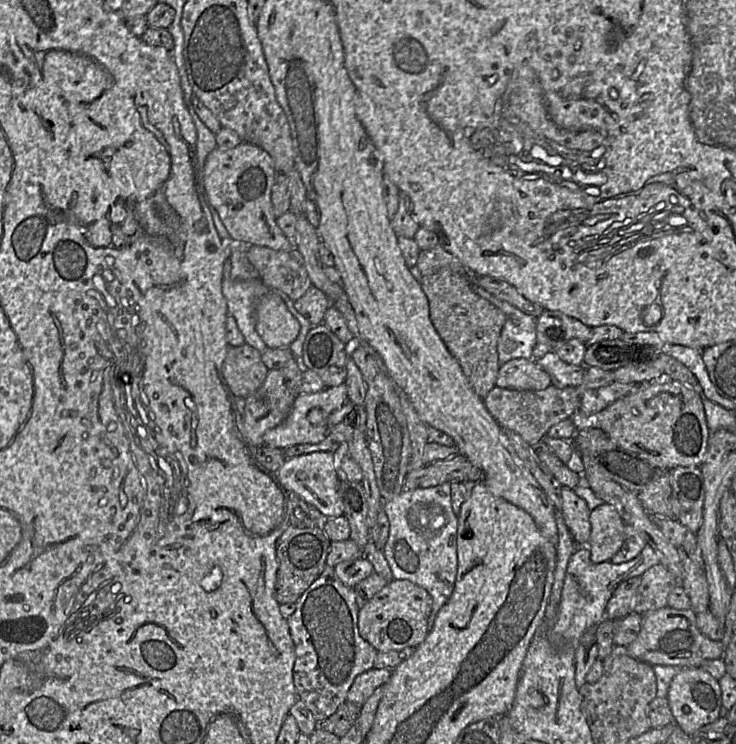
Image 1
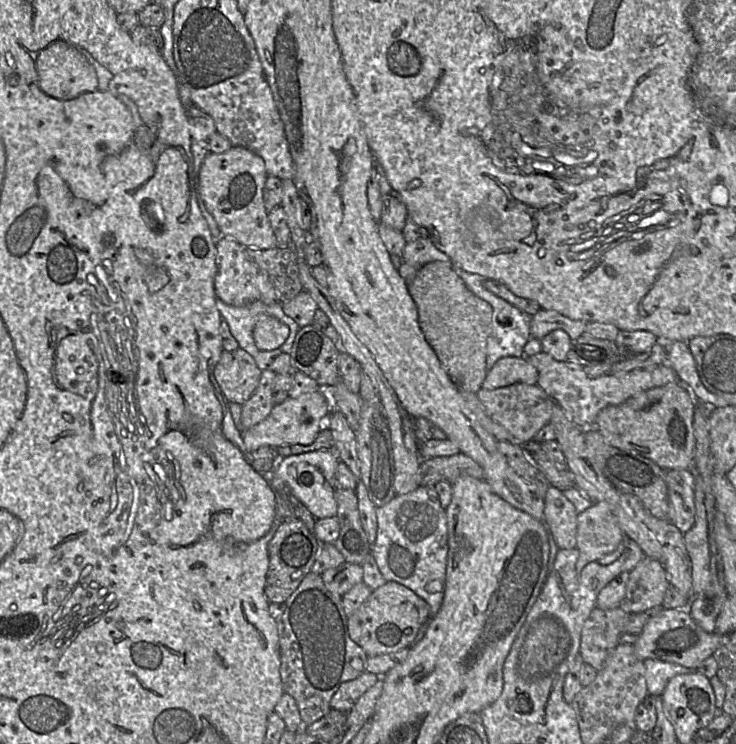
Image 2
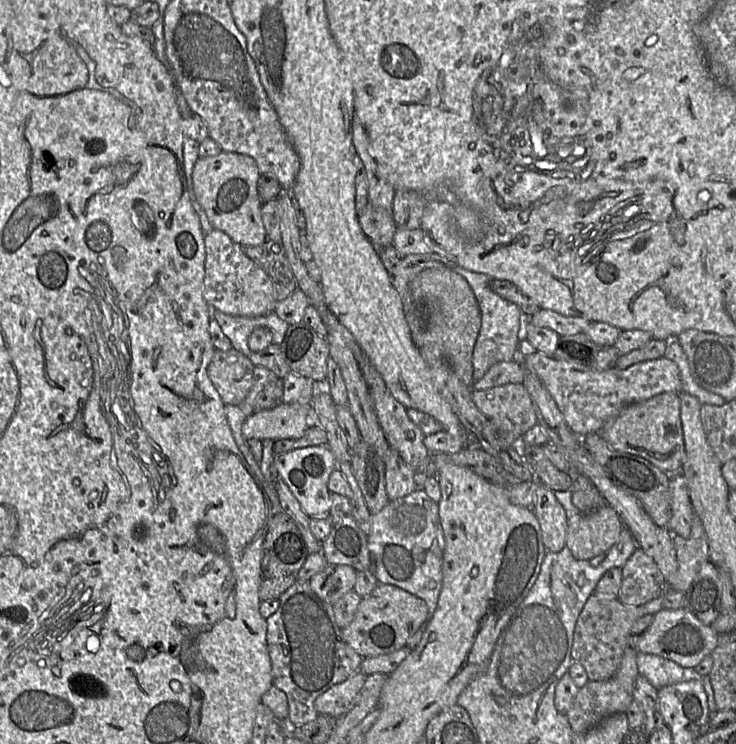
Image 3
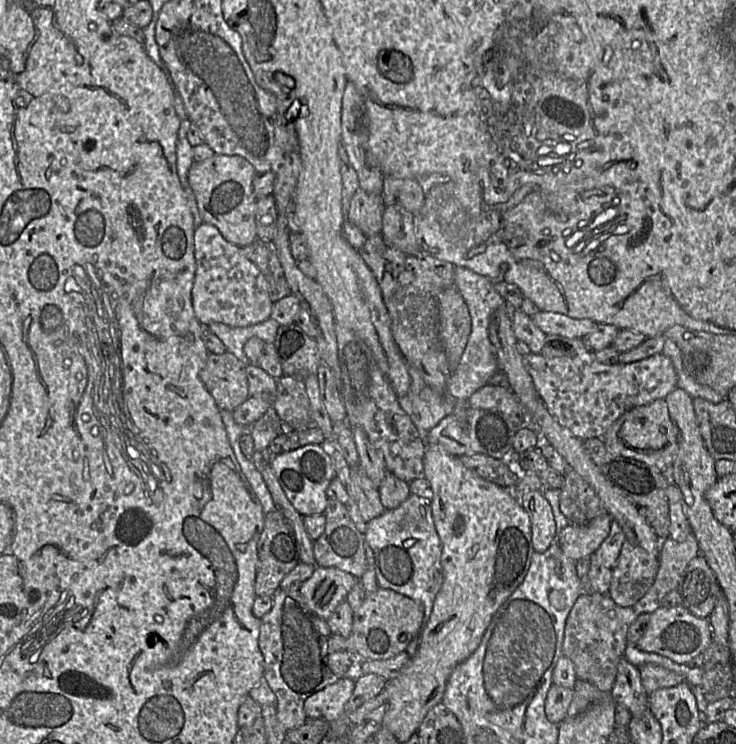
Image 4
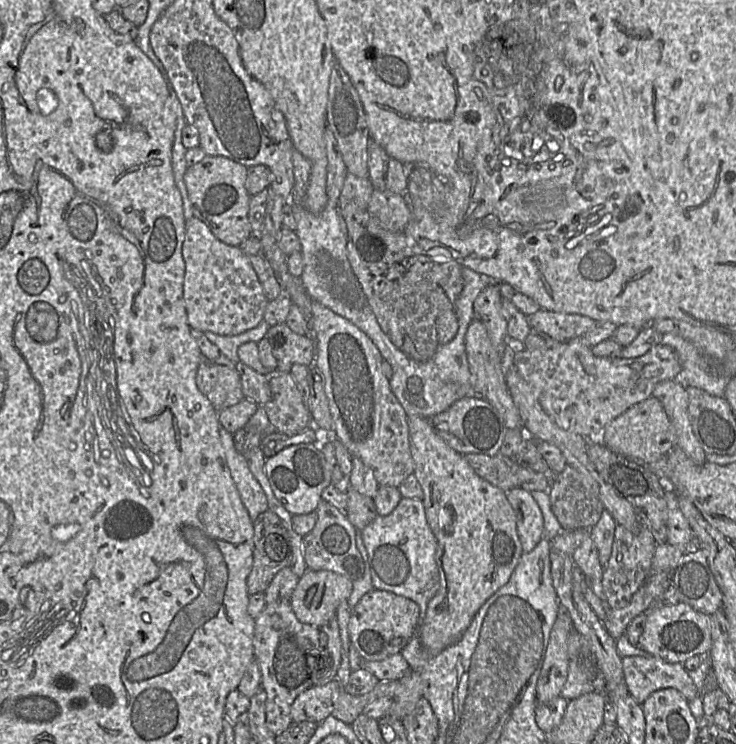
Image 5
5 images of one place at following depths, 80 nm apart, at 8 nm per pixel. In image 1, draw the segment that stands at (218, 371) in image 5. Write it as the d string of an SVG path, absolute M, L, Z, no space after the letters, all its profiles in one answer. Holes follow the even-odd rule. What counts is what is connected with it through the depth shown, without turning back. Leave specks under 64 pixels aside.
M248 344L229 346L223 361L221 374L228 392L235 398L246 398L264 382L269 369L261 360L261 352Z

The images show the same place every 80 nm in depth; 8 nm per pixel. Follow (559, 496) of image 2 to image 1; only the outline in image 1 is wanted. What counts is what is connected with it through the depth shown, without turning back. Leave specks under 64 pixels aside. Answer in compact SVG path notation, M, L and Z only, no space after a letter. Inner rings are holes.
M562 486L561 509L558 511L568 528L574 542L585 546L591 533L589 521L590 509L584 499L577 496L572 489Z

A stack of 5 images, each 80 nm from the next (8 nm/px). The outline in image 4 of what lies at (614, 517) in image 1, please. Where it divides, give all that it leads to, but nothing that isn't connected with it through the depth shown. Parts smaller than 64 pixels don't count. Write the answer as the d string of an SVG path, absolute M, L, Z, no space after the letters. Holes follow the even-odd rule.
M604 513L584 525L567 524L558 532L556 543L571 560L589 558L609 535L613 519Z

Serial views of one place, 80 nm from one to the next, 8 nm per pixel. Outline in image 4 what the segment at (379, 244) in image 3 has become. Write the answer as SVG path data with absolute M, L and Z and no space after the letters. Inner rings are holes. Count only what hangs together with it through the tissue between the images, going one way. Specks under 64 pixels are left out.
M358 188L351 198L347 219L366 236L381 234L385 206L382 195Z

